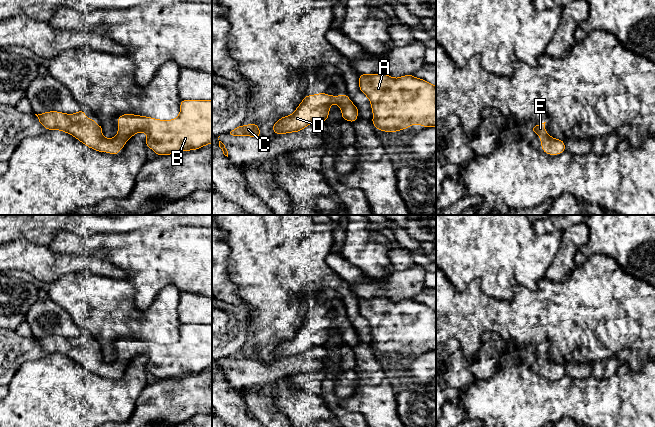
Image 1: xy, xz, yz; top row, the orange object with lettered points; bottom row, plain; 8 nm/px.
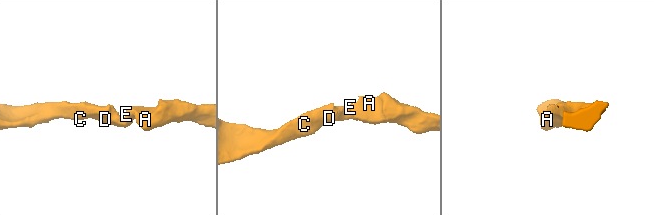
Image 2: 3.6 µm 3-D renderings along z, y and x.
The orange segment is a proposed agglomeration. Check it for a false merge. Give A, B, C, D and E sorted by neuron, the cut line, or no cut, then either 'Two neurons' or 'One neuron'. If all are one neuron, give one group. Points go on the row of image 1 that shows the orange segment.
Groups: A B C D E. No split. One neuron

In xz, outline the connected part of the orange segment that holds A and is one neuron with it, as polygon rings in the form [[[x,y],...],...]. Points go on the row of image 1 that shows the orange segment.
[[[360,74],[359,89],[370,100],[372,124],[385,132],[396,132],[414,124],[436,127],[436,86],[413,75],[393,78],[387,74]]]

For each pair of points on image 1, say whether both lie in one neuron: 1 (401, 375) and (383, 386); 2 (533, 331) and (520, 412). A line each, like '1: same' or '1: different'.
1: different
2: different

